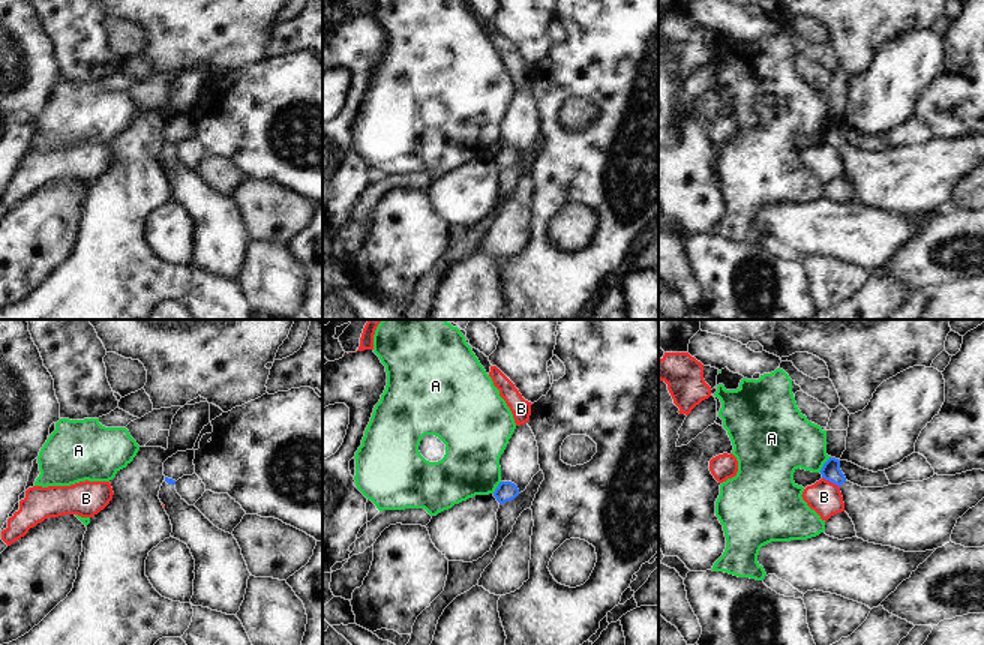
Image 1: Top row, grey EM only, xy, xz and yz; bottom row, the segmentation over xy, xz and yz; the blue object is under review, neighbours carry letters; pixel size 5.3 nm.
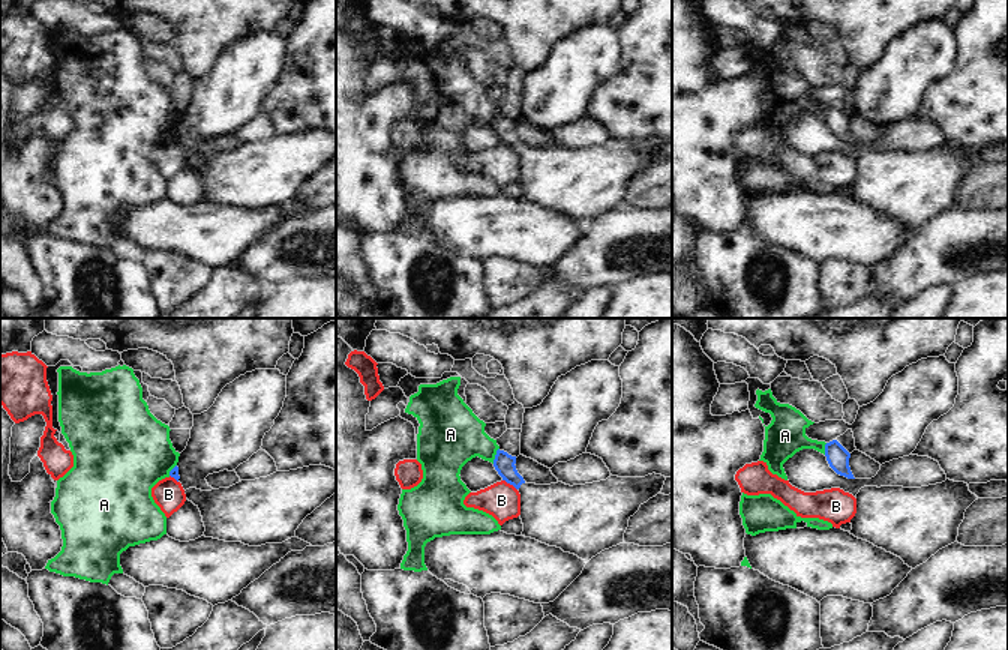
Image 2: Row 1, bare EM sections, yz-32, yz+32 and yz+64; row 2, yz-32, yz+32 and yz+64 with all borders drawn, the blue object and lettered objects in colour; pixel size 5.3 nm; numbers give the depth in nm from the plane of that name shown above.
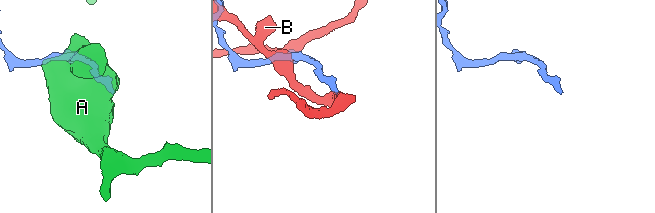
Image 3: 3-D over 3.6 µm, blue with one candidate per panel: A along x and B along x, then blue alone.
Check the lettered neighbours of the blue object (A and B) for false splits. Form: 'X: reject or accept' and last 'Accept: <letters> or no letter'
A: reject
B: reject
Accept: no letter

